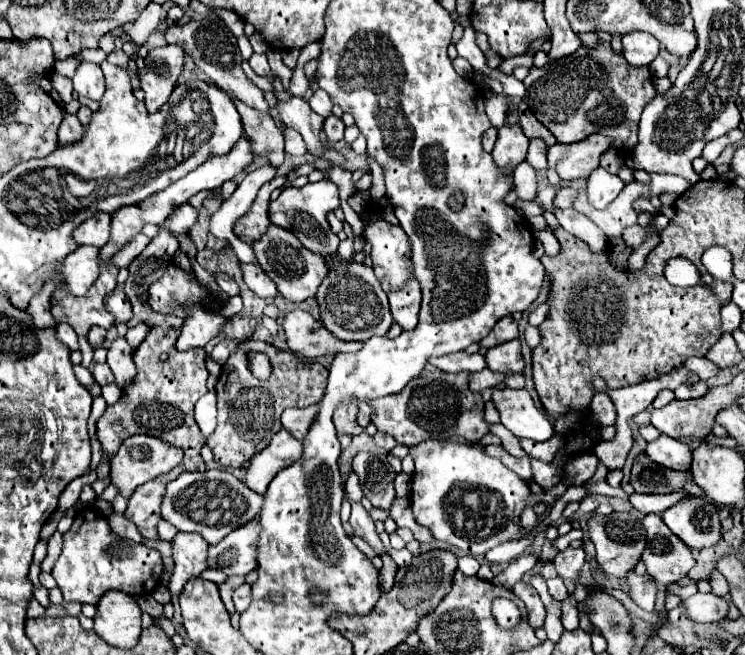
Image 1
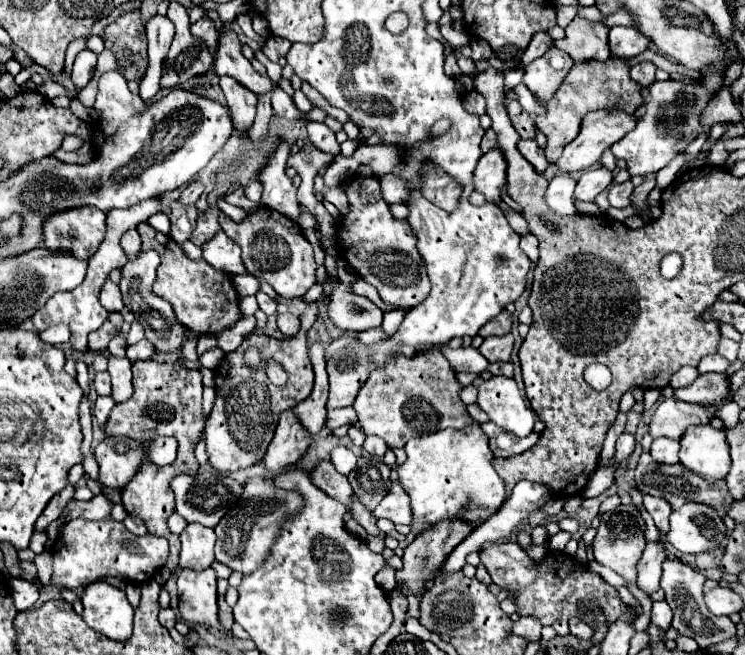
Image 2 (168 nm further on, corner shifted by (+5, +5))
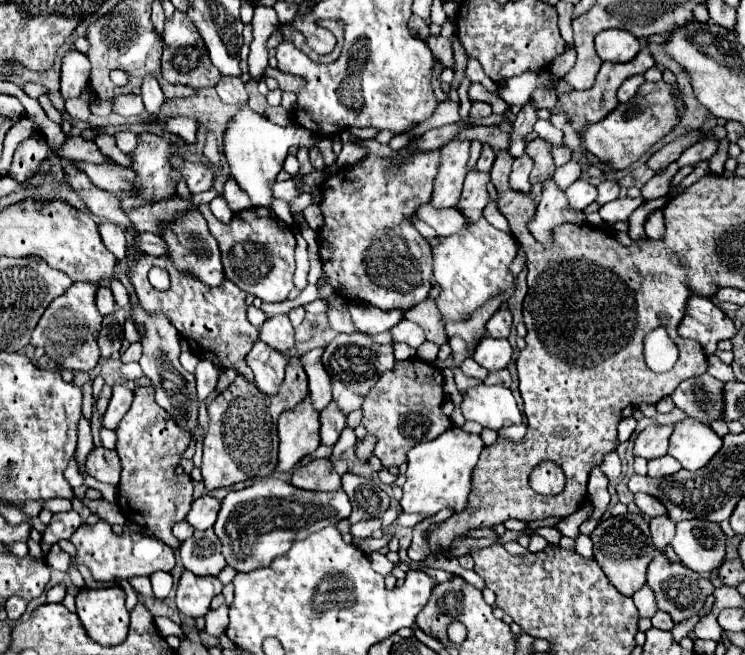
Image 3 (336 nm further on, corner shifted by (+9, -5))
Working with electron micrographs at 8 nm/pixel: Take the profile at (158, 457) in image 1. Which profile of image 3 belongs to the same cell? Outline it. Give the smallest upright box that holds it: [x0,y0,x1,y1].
[87,446,121,486]

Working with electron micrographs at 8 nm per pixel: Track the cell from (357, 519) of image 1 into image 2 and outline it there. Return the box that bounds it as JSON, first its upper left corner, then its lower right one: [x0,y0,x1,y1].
[309,460,353,506]

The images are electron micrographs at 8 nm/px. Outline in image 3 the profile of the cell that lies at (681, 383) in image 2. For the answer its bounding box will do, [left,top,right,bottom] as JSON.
[671,374,723,424]

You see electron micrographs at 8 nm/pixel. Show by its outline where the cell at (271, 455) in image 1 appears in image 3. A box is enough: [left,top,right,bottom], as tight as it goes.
[277,396,319,472]

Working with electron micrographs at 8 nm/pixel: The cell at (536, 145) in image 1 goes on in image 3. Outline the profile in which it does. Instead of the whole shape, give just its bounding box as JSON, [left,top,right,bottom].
[511,154,533,192]

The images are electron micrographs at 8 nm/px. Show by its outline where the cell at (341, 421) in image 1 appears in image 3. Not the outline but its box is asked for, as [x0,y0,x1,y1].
[323,332,395,416]

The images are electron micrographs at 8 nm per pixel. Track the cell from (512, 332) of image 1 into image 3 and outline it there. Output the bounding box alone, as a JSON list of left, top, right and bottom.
[487,308,511,338]

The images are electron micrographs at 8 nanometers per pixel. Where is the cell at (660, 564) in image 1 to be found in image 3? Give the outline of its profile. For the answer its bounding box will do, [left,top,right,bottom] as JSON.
[635,494,667,518]

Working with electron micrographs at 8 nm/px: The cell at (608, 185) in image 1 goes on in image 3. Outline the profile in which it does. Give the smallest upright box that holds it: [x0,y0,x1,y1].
[567,180,597,210]

